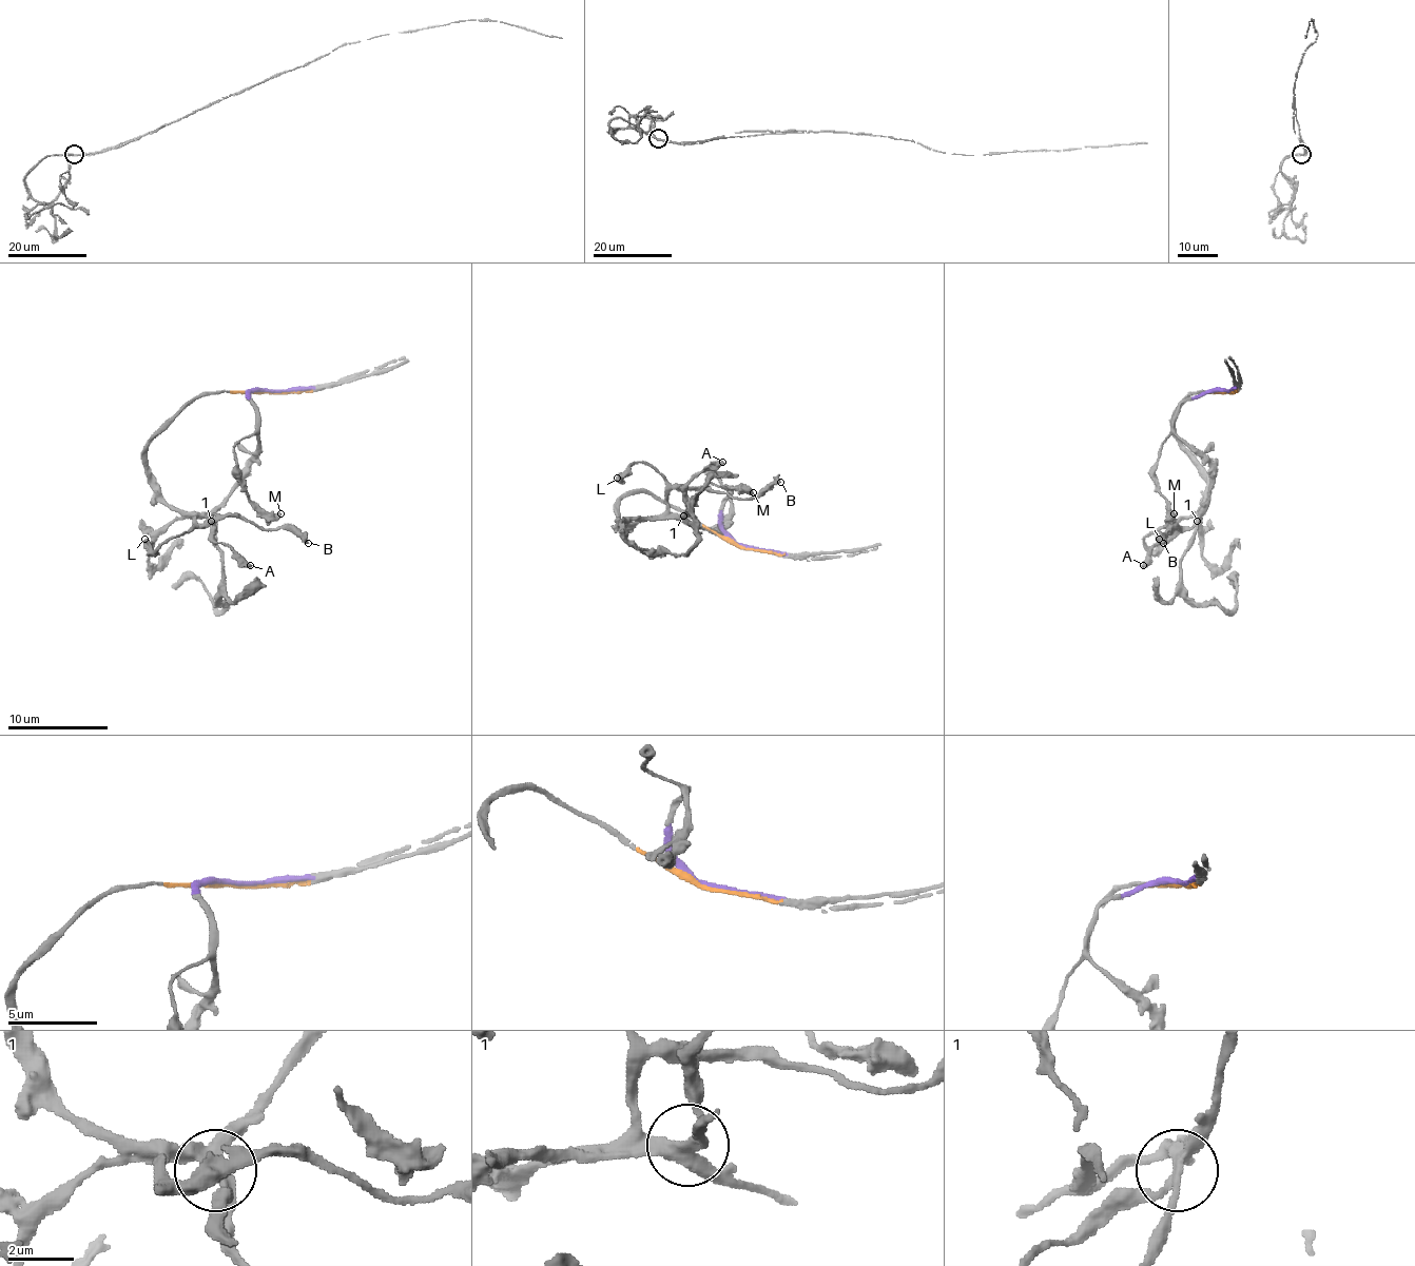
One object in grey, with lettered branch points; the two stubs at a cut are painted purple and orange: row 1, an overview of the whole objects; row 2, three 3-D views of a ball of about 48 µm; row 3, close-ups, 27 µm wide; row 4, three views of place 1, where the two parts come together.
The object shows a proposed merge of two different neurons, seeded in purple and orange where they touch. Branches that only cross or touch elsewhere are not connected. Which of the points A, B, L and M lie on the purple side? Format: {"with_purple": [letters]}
{"with_purple": ["A", "M"]}

